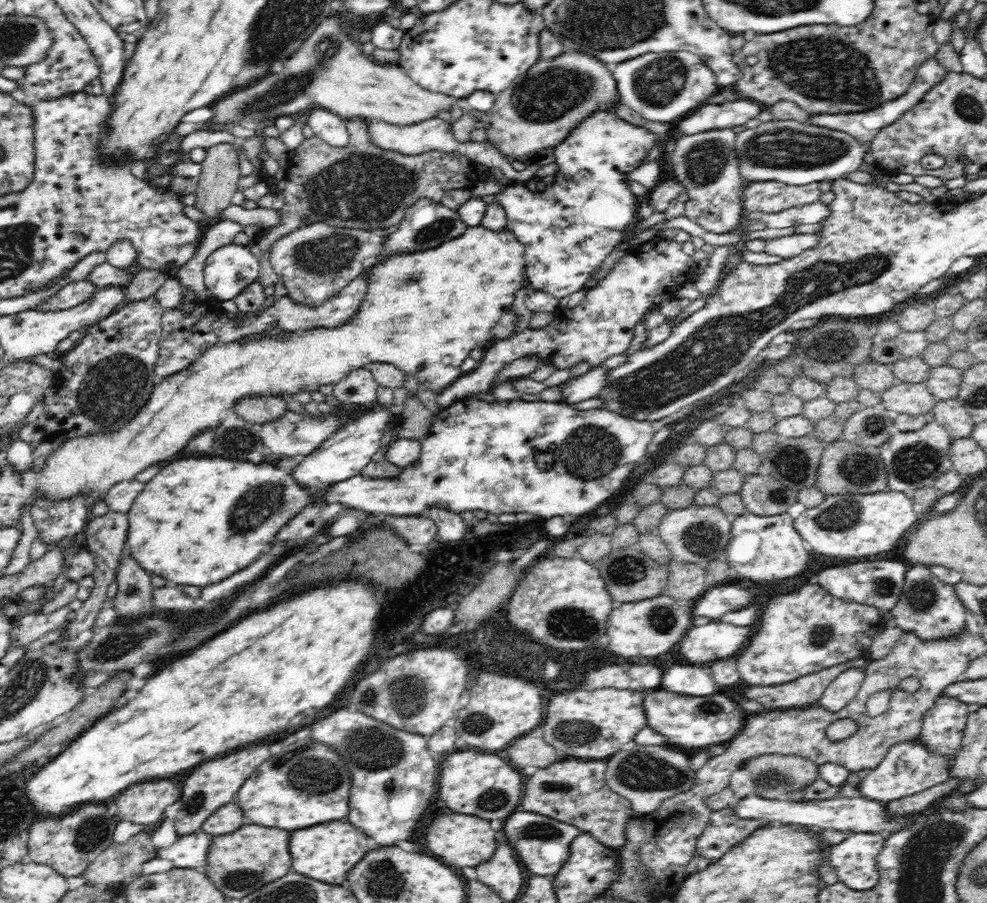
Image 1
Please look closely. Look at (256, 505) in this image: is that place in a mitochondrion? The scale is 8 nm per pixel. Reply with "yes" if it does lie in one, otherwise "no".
yes

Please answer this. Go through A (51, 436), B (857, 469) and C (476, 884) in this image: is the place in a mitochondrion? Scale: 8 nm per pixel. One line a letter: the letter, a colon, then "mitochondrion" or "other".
A: other
B: mitochondrion
C: other

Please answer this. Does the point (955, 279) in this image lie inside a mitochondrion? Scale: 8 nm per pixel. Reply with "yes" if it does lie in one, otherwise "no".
no

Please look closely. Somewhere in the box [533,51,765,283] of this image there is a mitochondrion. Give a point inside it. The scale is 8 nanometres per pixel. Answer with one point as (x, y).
(658, 82)

